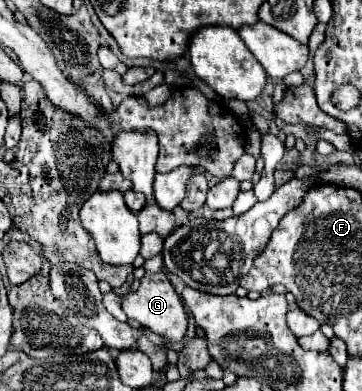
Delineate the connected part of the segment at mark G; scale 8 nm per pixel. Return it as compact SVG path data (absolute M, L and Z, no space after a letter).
M164 272L158 274L144 274L144 278L140 280L140 288L136 292L130 292L124 296L122 308L126 312L128 318L140 322L142 326L150 328L152 332L160 334L162 338L166 338L168 342L180 342L186 336L188 330L188 312L184 308L182 298L176 294L176 290L172 288L172 284L168 282Z

